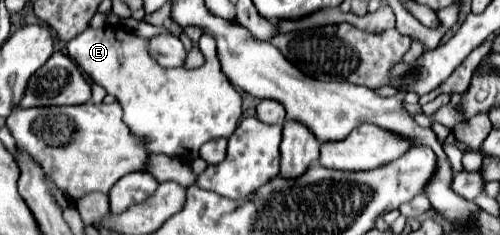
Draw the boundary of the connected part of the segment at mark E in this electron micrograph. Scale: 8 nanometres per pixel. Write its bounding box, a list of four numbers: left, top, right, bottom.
[67,25,241,161]

